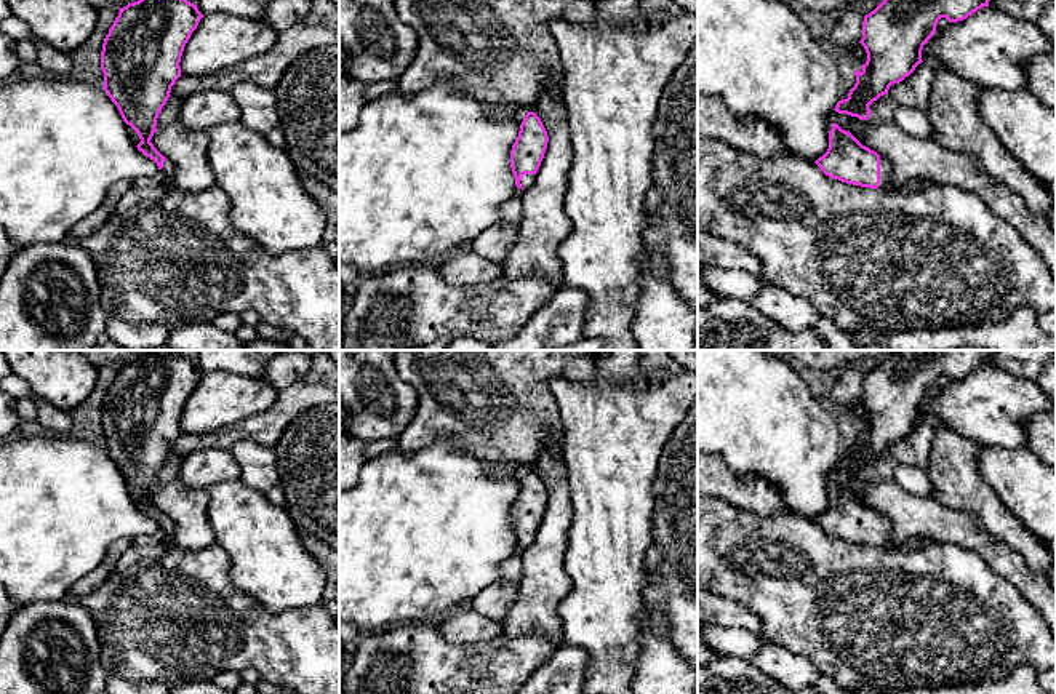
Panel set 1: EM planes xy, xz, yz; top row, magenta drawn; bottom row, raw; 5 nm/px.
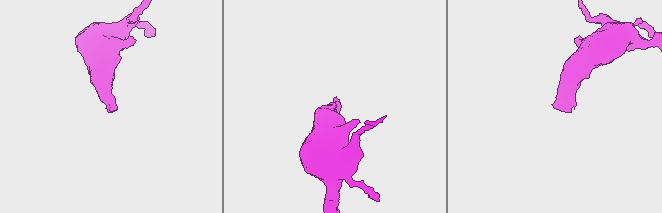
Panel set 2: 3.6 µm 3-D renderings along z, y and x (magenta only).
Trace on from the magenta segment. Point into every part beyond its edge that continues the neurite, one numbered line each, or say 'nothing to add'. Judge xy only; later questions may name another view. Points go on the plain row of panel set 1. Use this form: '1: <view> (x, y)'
1: xy (167, 526)

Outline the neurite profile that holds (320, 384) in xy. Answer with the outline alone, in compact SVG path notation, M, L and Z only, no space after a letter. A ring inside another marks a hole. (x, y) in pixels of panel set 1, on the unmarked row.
M318 352L310 357L310 369L294 384L278 390L278 397L269 409L203 435L181 432L171 445L170 454L184 459L205 448L230 449L240 440L259 441L274 448L285 427L298 414L314 406L338 401L339 365L326 352Z

